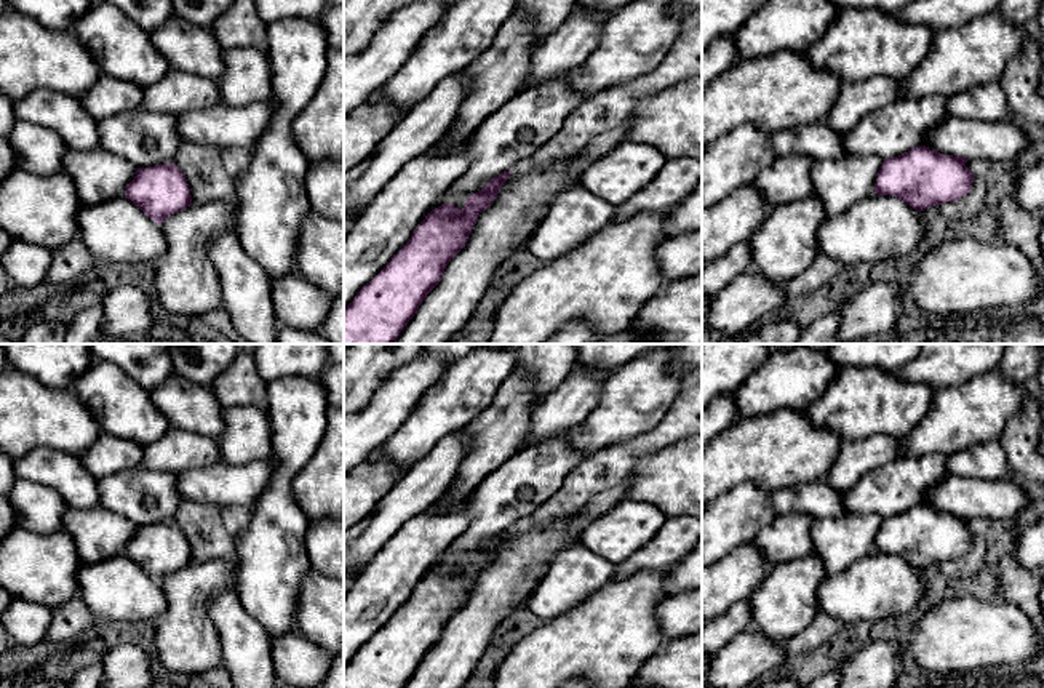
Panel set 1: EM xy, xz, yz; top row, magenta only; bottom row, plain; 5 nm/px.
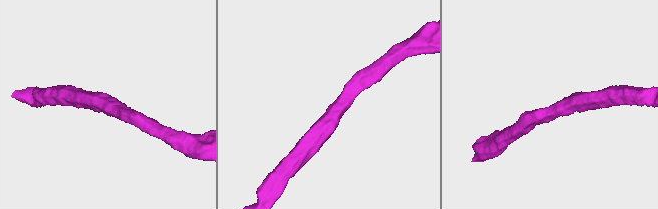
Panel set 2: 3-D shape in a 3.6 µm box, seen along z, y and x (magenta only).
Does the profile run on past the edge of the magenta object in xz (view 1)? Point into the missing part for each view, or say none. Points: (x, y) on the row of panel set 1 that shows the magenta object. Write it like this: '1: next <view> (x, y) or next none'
1: next none

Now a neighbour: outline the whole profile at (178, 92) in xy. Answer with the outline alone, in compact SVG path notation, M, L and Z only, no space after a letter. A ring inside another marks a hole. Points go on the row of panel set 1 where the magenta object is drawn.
M169 69L158 82L144 88L142 107L155 114L181 114L219 102L216 80Z

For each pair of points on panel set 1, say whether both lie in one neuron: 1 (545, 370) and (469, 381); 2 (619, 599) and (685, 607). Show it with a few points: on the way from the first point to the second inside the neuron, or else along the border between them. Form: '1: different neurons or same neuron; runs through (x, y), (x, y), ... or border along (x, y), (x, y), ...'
1: different neurons; border along (517, 360), (514, 370)
2: different neurons; border along (669, 596), (656, 608), (656, 620), (664, 640)

